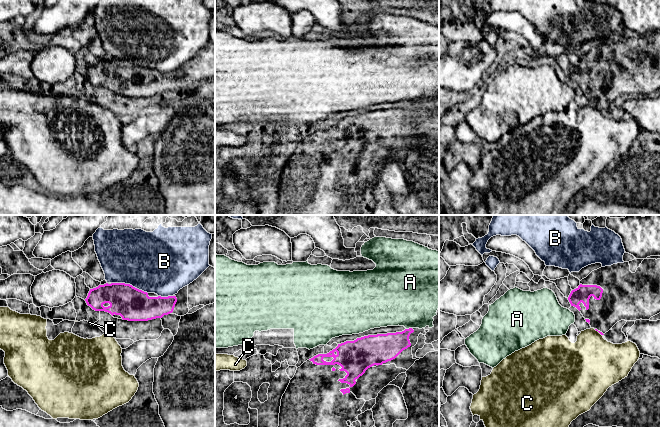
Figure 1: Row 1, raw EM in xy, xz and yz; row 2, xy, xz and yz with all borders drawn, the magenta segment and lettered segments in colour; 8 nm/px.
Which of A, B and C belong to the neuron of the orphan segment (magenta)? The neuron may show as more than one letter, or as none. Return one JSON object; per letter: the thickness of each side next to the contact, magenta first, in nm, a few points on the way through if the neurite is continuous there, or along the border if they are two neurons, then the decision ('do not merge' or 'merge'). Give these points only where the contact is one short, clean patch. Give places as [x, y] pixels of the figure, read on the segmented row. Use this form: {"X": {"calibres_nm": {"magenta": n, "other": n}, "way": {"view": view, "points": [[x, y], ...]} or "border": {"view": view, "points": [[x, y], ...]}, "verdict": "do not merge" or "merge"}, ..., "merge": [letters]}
{"A": {"calibres_nm": {"magenta": 220, "other": 480}, "border": {"view": "xz", "points": [[411, 327], [406, 329]]}, "verdict": "do not merge"}, "B": {"calibres_nm": {"magenta": 260, "other": 480}, "verdict": "do not merge"}, "C": {"calibres_nm": {"magenta": 20, "other": 400}, "border": {"view": "yz", "points": [[594, 329], [601, 335]]}, "verdict": "do not merge"}, "merge": []}

